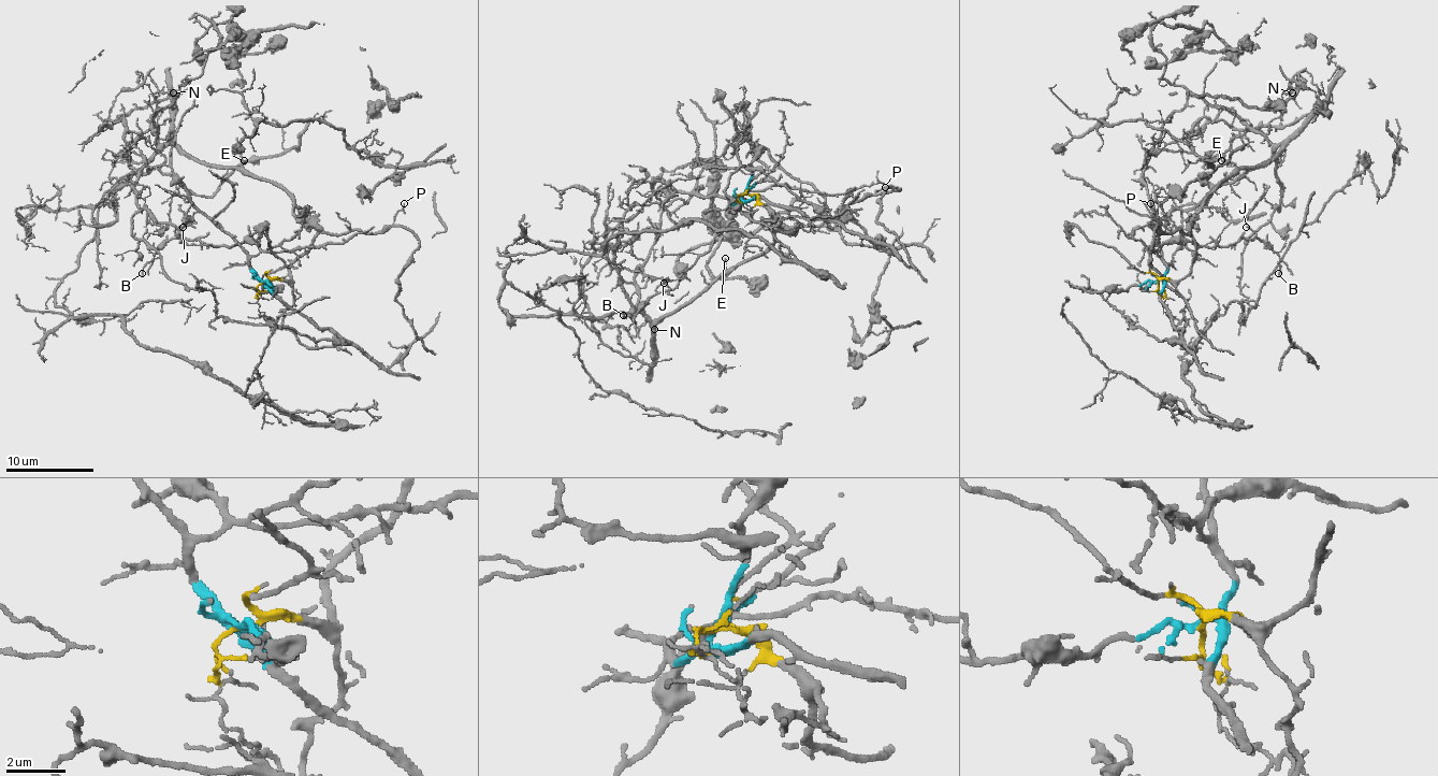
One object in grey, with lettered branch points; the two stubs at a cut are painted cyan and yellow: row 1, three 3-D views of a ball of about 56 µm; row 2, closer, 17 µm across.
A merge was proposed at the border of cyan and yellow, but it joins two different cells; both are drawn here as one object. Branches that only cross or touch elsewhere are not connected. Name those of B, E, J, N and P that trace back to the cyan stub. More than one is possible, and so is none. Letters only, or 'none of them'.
B, J

